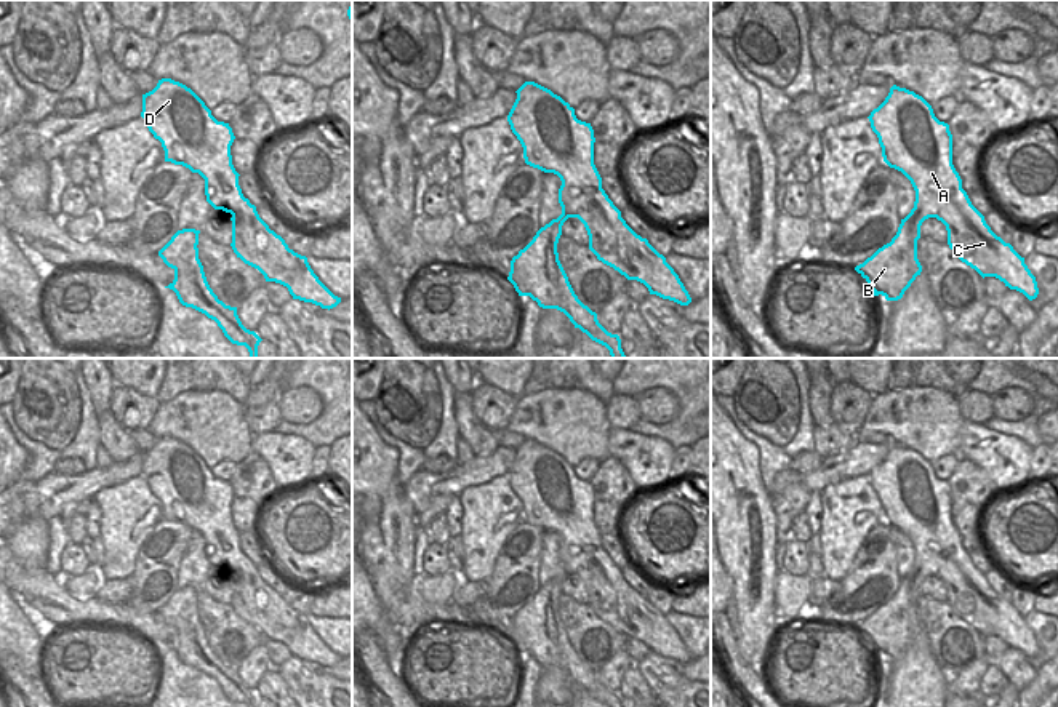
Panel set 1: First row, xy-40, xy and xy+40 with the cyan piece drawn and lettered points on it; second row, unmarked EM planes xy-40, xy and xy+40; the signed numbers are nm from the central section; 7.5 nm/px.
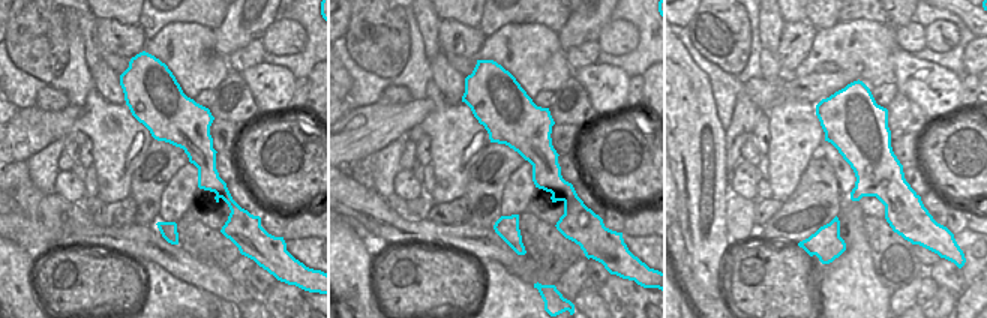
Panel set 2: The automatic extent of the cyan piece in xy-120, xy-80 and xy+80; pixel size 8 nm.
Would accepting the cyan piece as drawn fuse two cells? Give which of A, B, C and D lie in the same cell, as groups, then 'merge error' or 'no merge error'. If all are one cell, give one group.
A C D / B | merge error

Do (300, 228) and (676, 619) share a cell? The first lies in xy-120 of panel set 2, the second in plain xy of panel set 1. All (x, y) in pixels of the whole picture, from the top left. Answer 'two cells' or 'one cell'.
two cells

